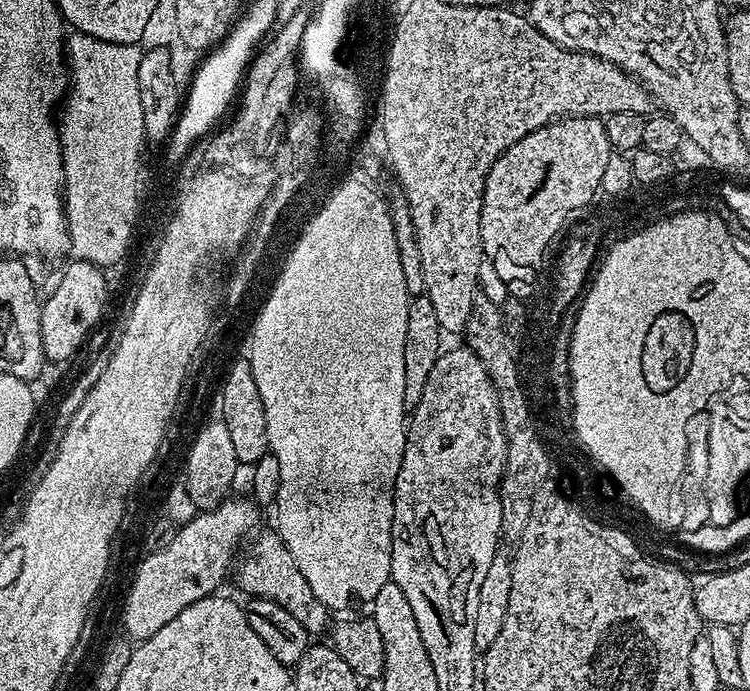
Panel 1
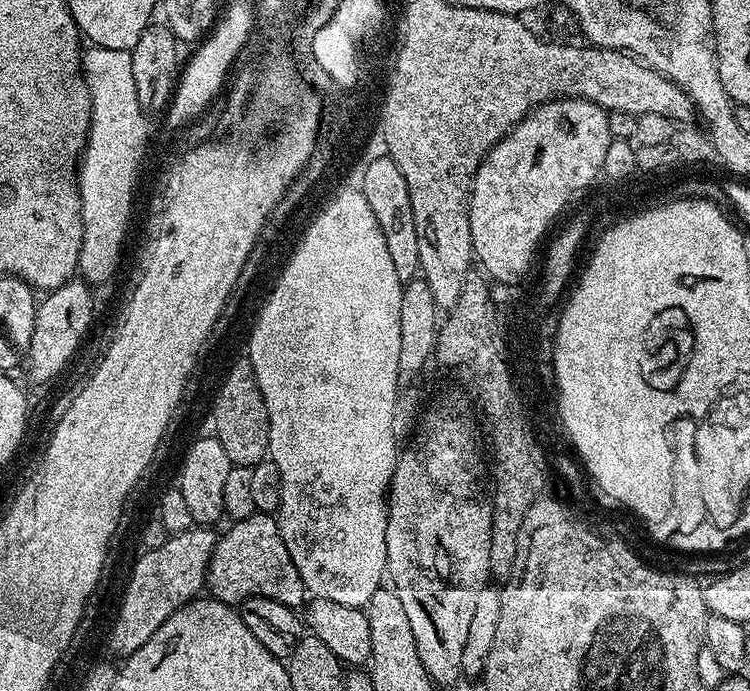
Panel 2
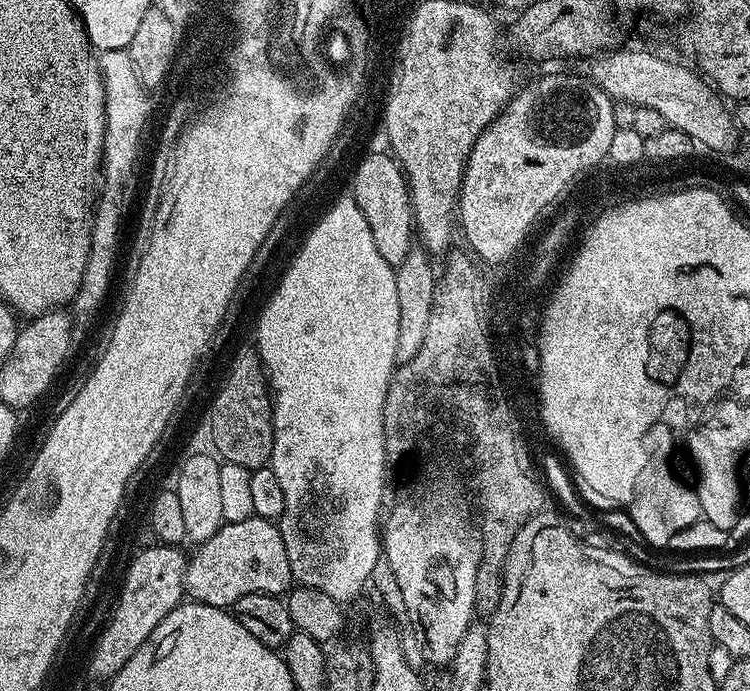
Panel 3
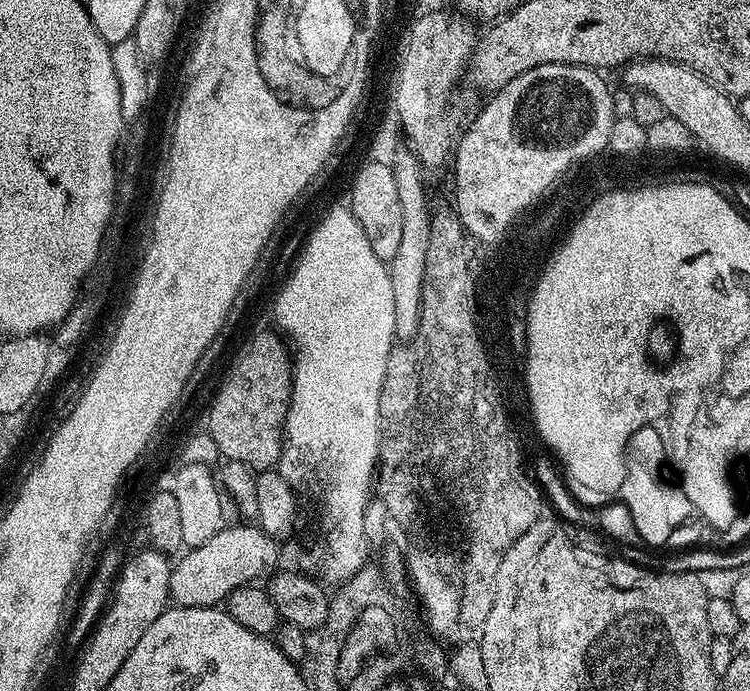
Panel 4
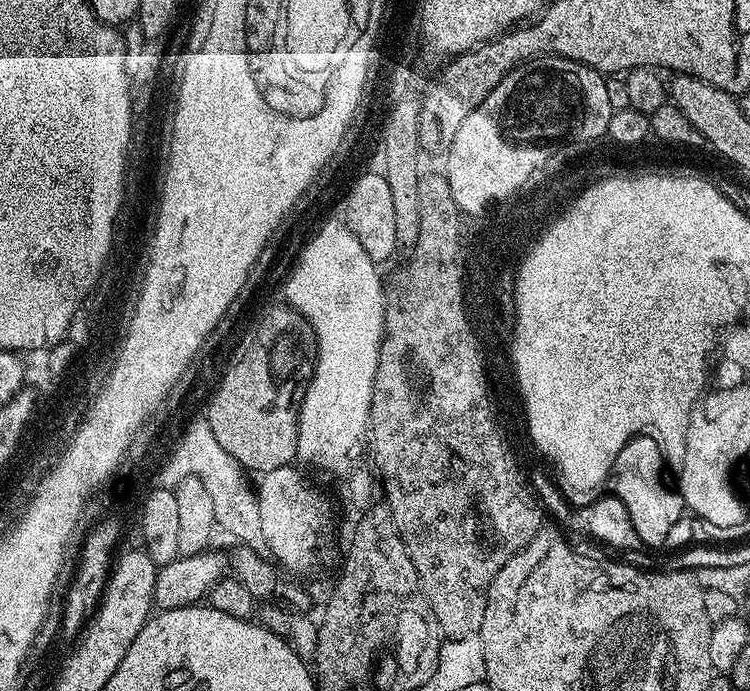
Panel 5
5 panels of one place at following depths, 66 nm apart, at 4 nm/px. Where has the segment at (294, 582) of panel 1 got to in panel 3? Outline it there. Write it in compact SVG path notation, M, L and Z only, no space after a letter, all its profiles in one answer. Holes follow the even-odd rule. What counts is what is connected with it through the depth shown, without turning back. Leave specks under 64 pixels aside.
M253 515L242 522L225 523L195 551L188 556L188 565L184 571L184 591L189 601L228 610L238 602L238 598L246 598L246 594L283 597L293 587L290 558L286 558L286 542L282 542L279 527L263 516Z

